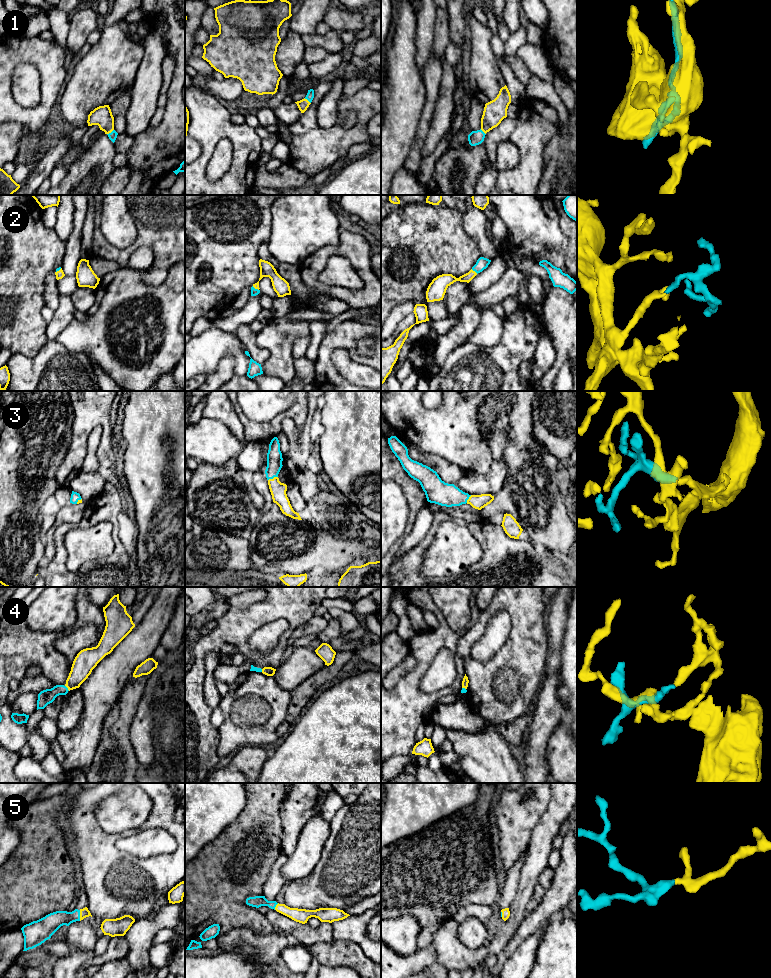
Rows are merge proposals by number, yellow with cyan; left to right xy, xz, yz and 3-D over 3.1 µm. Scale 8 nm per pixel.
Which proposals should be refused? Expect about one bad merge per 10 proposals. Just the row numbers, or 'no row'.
no row

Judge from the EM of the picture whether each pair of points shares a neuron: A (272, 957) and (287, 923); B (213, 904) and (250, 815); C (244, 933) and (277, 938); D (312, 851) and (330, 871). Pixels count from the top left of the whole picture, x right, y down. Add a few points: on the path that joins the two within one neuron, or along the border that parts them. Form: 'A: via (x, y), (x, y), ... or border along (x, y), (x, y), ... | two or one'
A: border along (280, 930), (291, 940) | two
B: via (217, 882), (232, 845), (240, 837) | one
C: via (252, 939), (269, 939) | one
D: border along (328, 837), (319, 861), (305, 877) | two

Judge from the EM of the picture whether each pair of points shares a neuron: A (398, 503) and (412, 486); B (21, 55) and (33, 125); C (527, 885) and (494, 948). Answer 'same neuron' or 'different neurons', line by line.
A: different neurons
B: same neuron
C: same neuron

